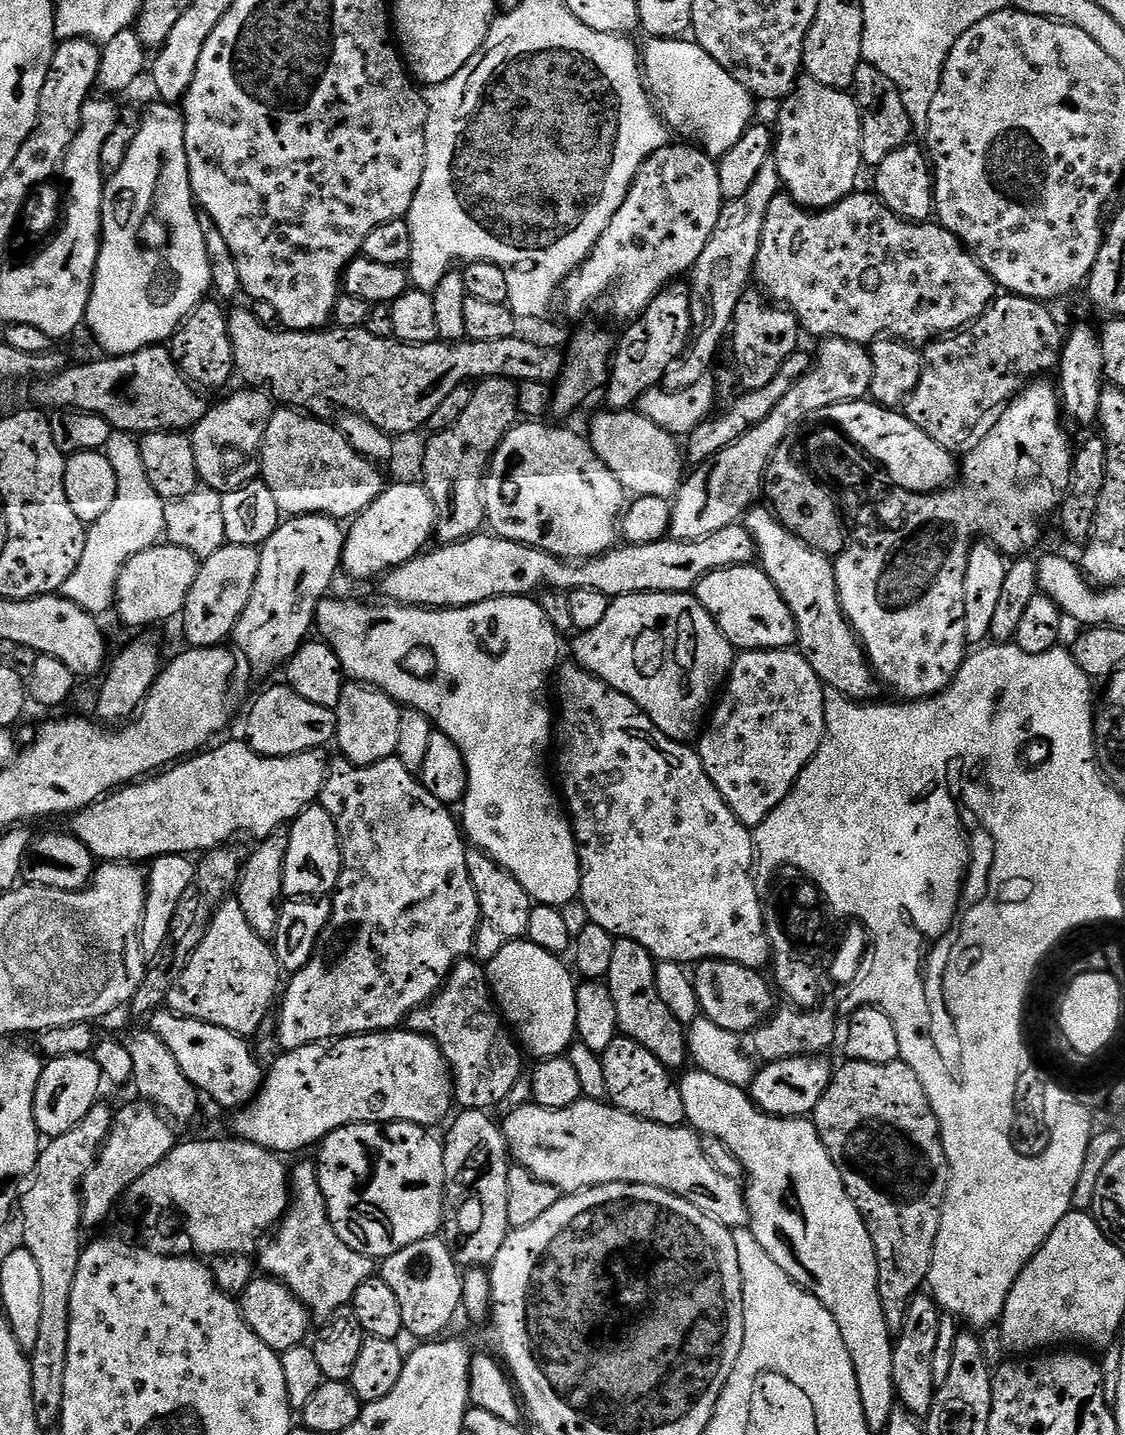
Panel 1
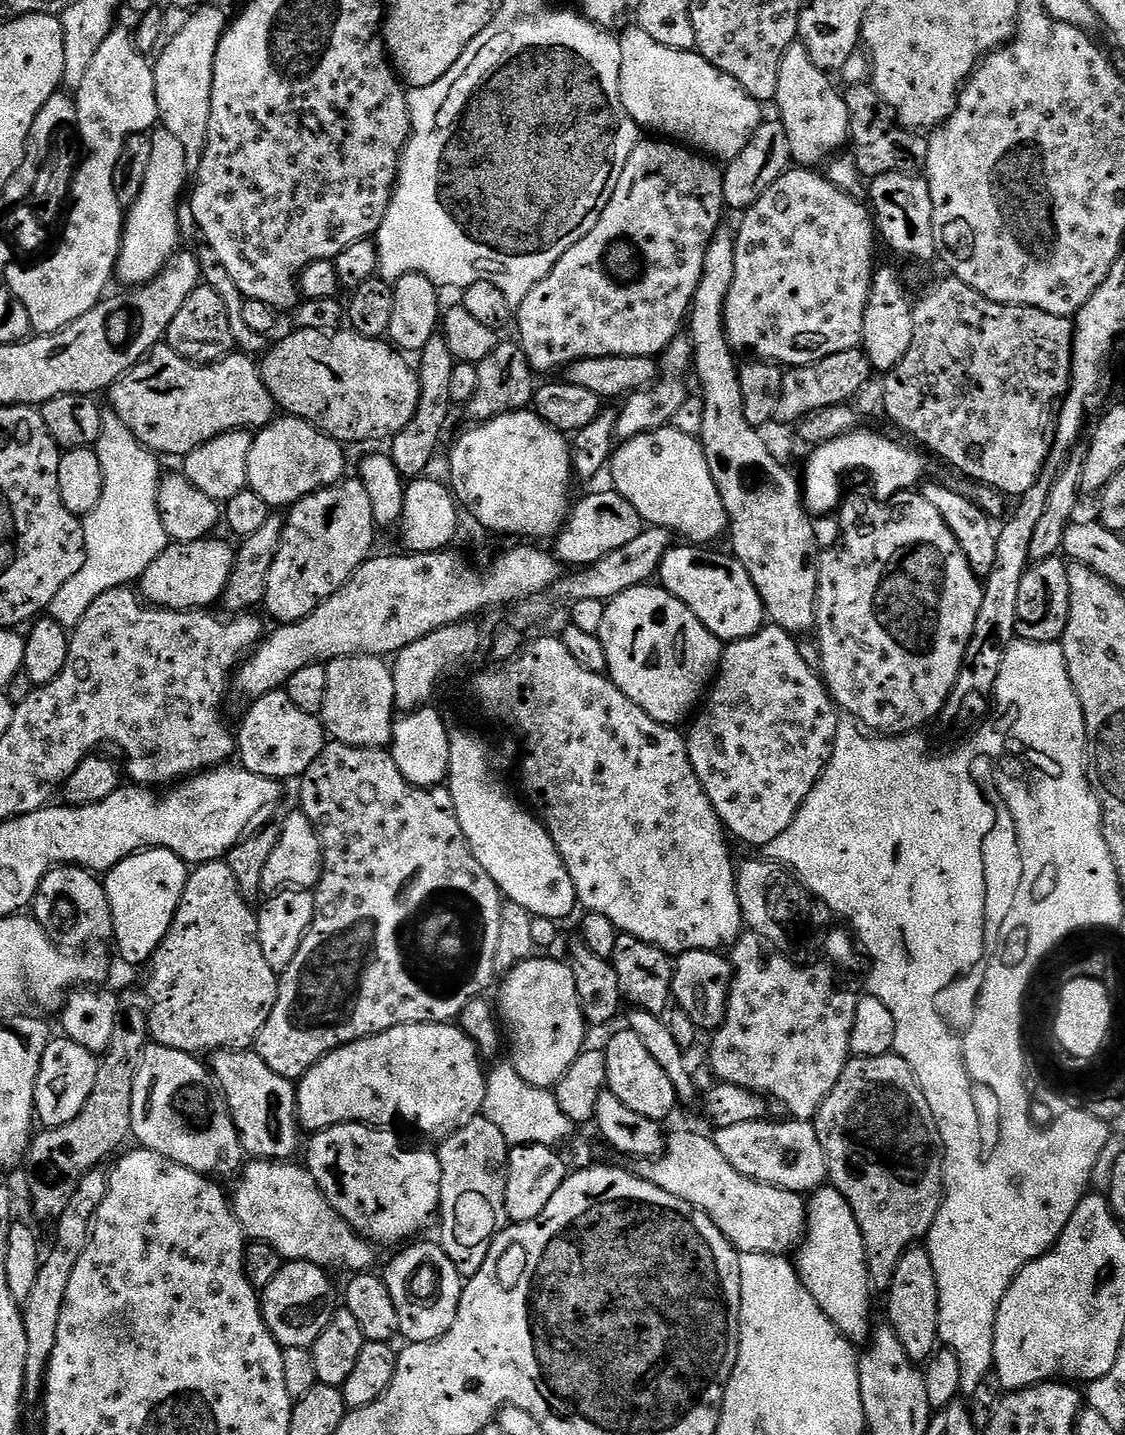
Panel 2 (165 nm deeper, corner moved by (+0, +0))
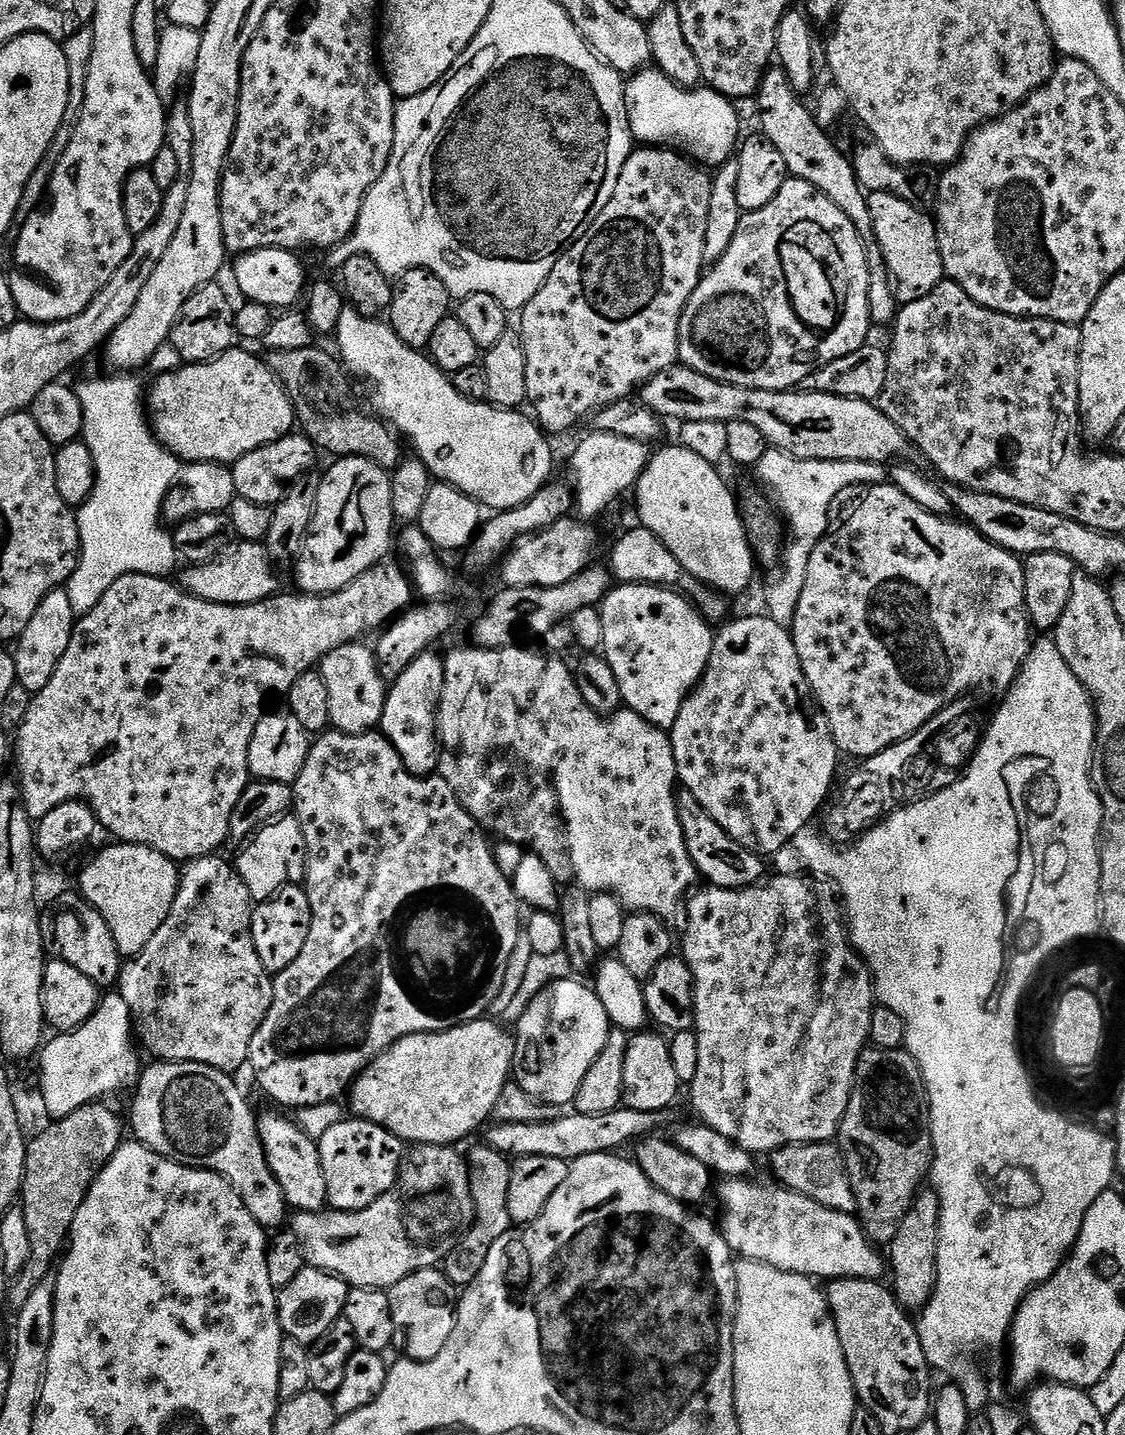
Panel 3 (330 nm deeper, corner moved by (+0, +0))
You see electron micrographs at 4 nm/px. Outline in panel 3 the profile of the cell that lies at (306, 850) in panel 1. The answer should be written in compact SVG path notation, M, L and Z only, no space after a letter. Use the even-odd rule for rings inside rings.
M285 814L265 823L241 848L244 849L240 857L234 860L234 867L242 882L246 882L246 890L250 890L253 901L269 900L274 893L303 881L306 850L302 826L296 821L295 815Z

